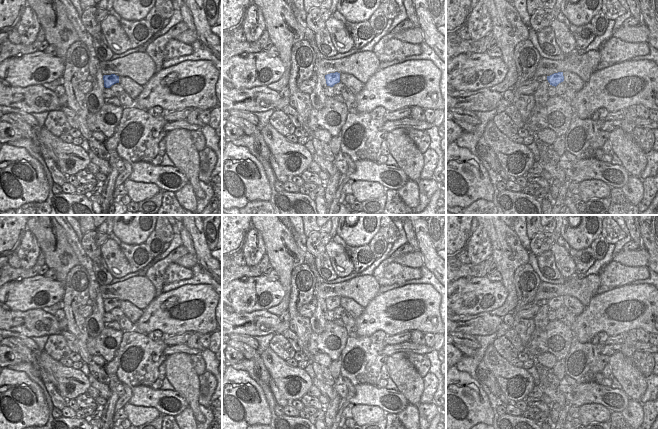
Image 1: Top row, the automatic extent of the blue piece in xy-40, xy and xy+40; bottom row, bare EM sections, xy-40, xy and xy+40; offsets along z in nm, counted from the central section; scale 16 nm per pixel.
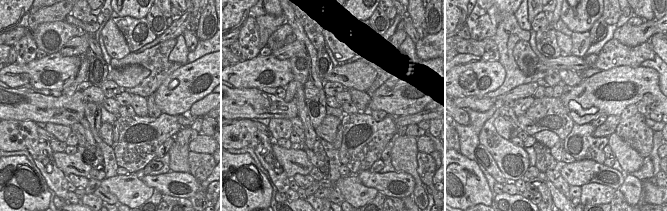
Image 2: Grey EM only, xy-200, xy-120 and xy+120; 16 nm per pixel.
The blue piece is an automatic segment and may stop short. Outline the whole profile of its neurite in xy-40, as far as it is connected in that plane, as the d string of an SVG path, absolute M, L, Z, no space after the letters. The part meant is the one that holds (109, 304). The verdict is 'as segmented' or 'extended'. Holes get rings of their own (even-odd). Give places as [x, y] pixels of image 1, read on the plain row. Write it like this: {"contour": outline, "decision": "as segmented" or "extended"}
{"contour": "M115 298L104 299L103 304L104 304L104 311L110 312L112 309L119 307L119 300Z", "decision": "as segmented"}

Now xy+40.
{"contour": "M563 296L554 297L550 300L547 300L547 304L552 310L557 310L559 307L564 305Z", "decision": "as segmented"}

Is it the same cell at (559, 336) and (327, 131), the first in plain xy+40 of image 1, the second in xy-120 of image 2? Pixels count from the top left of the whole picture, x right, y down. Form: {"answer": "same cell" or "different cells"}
{"answer": "same cell"}

